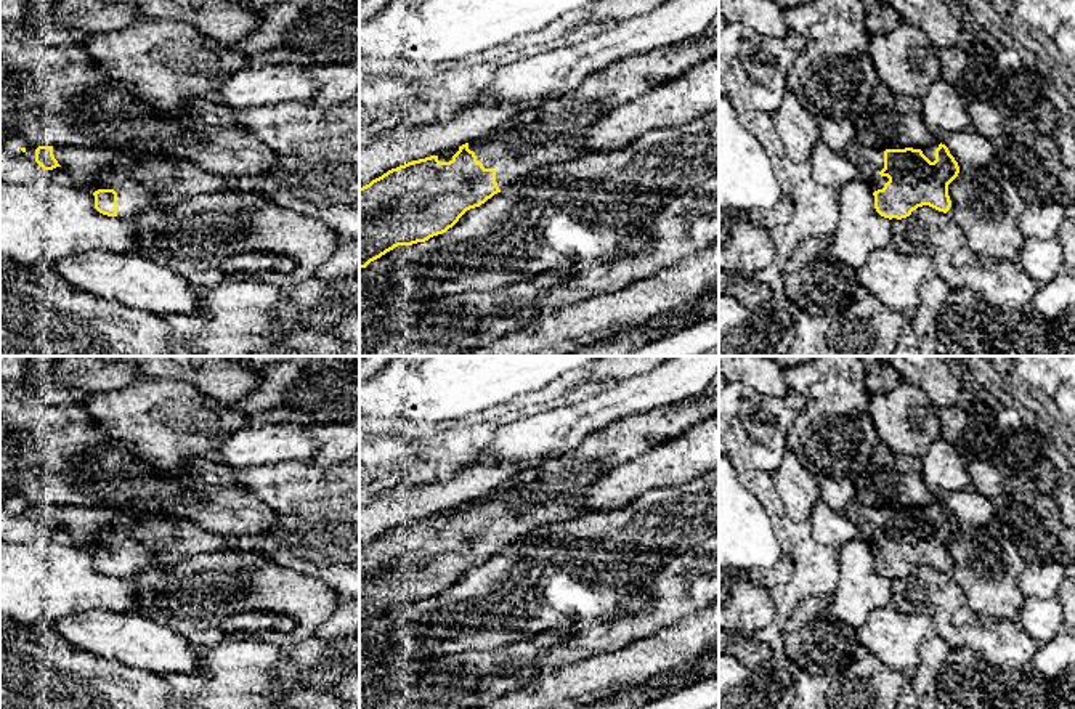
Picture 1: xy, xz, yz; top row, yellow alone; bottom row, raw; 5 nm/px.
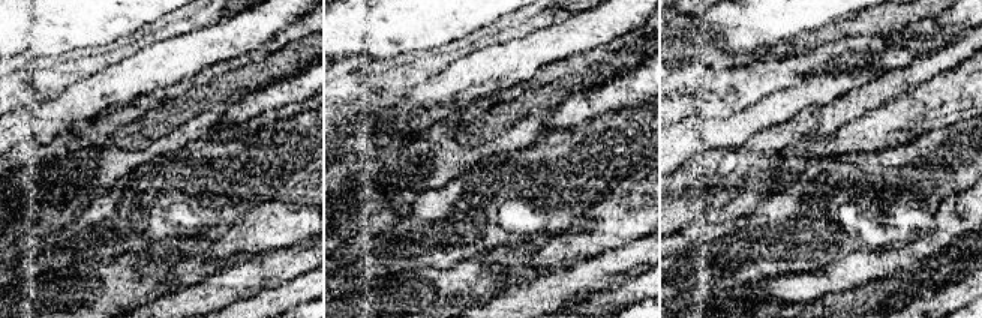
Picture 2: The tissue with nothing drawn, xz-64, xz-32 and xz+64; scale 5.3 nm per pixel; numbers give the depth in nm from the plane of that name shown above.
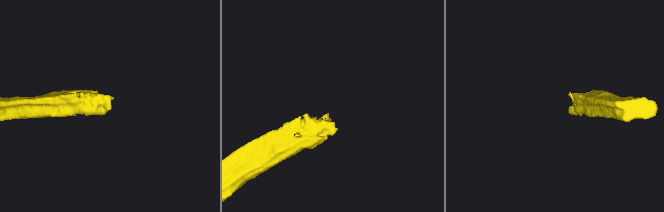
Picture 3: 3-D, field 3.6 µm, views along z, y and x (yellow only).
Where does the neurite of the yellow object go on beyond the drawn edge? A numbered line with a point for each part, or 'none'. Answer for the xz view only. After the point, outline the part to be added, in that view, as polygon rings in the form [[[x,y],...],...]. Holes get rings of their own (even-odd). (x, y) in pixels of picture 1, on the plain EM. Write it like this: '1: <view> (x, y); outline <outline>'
1: xz (551, 491); outline [[[719,372],[701,393],[598,430],[574,449],[528,467],[473,497],[469,508],[485,528],[496,529],[496,542],[502,550],[542,523],[581,517],[582,492],[602,475],[682,436],[717,412]]]

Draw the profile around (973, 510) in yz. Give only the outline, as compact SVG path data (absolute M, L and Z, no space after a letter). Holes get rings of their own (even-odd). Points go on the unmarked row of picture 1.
M974 488L953 492L935 492L935 496L939 502L948 507L959 529L998 528L993 500Z

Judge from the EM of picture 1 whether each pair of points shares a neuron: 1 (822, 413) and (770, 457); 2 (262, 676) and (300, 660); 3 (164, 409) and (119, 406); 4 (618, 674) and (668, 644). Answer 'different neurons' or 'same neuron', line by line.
1: different neurons
2: different neurons
3: same neuron
4: same neuron

